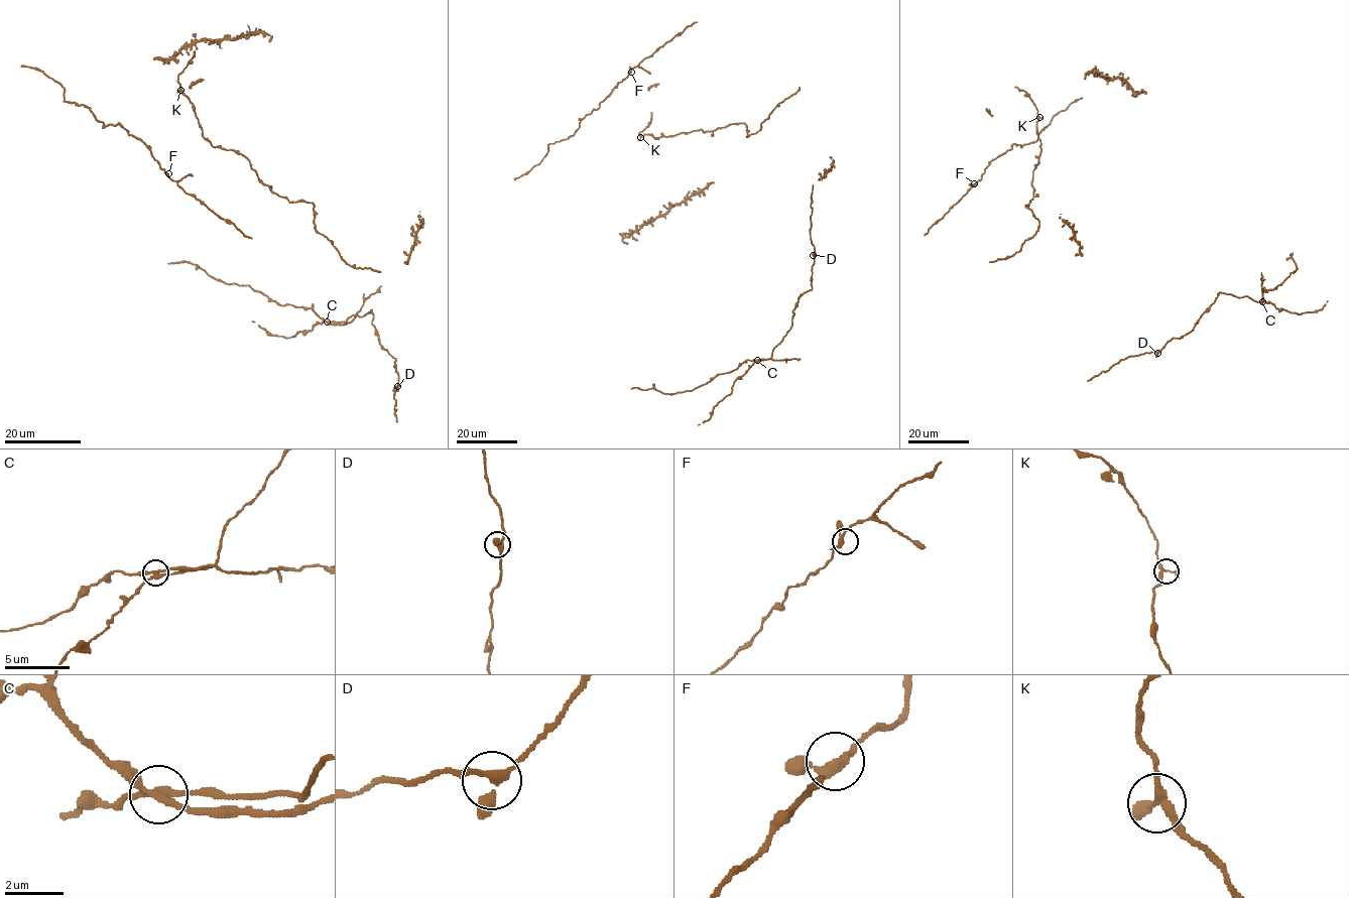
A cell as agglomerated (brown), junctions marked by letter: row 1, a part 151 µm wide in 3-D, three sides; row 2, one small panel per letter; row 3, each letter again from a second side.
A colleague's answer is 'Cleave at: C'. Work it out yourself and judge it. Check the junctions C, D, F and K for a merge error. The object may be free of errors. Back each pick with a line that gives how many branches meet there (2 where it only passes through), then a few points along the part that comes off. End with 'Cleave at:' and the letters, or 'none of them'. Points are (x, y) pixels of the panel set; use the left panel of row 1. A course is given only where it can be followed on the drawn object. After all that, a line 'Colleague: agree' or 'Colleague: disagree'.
C: 4 branches meet; foreign part runs (326, 322), (310, 308), (278, 305), (247, 285), (225, 283), (211, 277), (197, 265), (167, 263)
Cleave at: C
Colleague: agree

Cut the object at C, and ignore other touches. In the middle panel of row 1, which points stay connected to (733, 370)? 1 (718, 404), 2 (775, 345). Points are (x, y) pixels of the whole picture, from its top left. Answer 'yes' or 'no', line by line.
1: no
2: no

